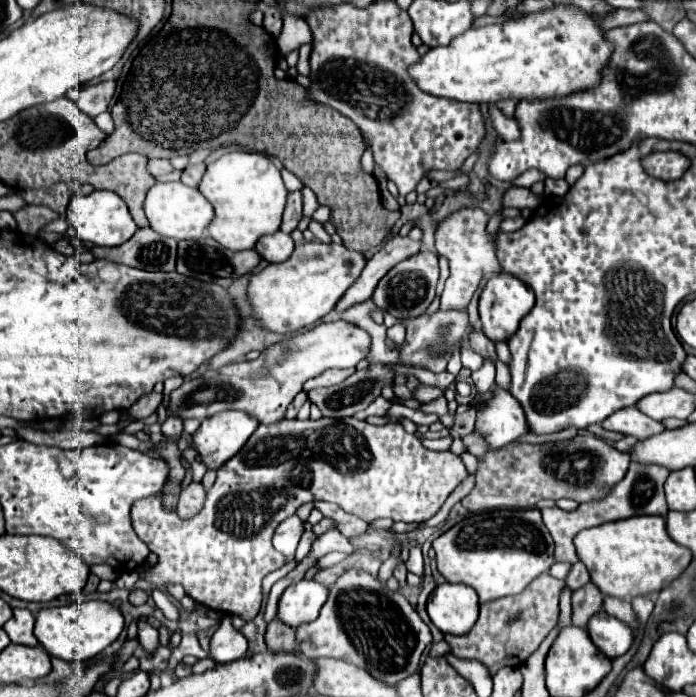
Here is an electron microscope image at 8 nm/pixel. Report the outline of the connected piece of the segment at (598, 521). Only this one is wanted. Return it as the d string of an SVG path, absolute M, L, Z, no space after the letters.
M631 463L623 481L613 485L613 489L603 499L581 503L575 511L563 511L559 507L541 509L543 521L555 541L555 561L565 561L571 565L579 561L573 539L579 531L583 531L587 527L597 527L607 521L619 521L619 519L627 519L633 515L661 515L661 517L665 517L669 511L667 503L665 503L665 495L663 495L663 483L665 483L667 475L669 475L669 469L665 469L665 467L657 467L657 465L643 467L639 463Z

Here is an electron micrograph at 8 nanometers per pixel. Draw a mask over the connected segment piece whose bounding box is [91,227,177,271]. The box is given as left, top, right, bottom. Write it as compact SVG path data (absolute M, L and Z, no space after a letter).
M145 227L119 247L93 247L91 253L97 259L109 259L145 271L175 271L177 241Z

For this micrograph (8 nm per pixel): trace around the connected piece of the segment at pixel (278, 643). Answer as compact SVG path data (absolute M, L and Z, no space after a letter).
M273 619L267 625L267 633L265 633L265 643L269 649L275 651L291 651L297 649L297 641L295 641L295 629L285 625L283 621Z

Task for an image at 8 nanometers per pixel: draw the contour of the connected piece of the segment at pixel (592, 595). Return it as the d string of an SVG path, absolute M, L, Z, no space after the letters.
M591 581L581 589L573 591L573 625L585 627L589 617L603 607L603 593Z

